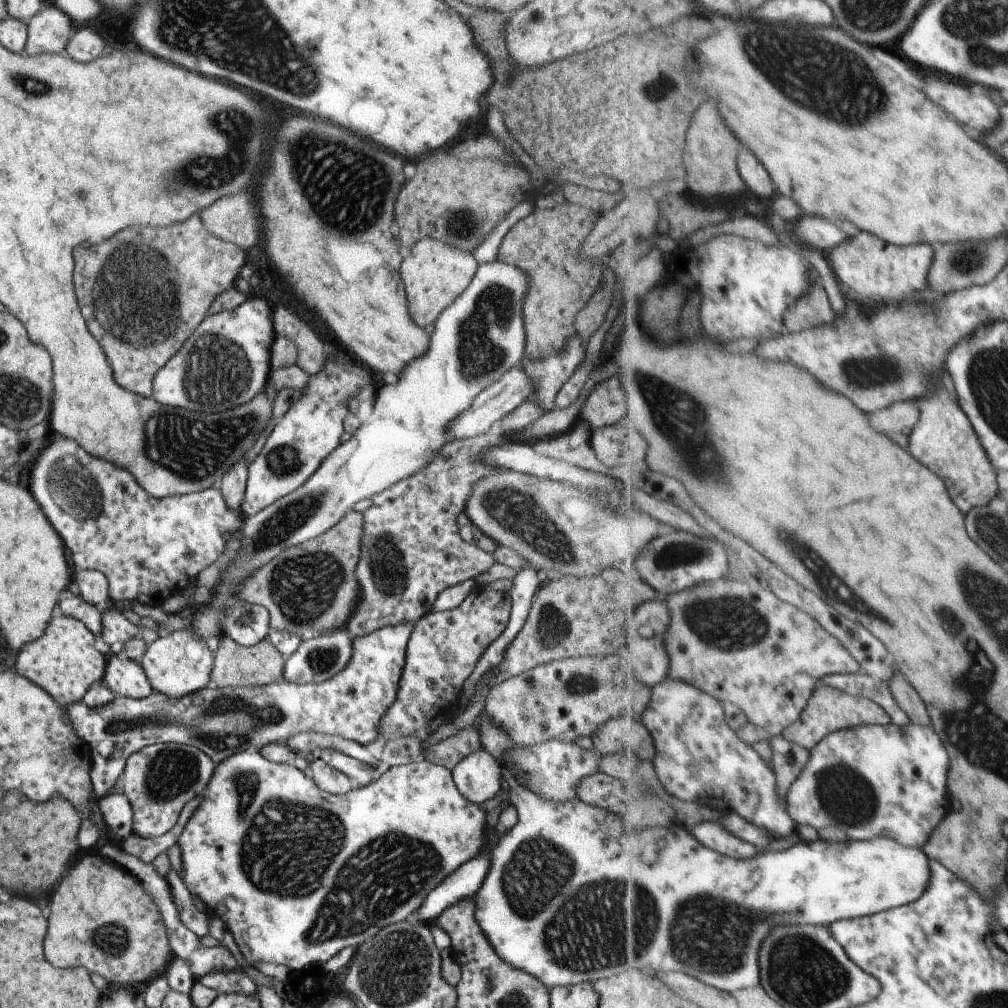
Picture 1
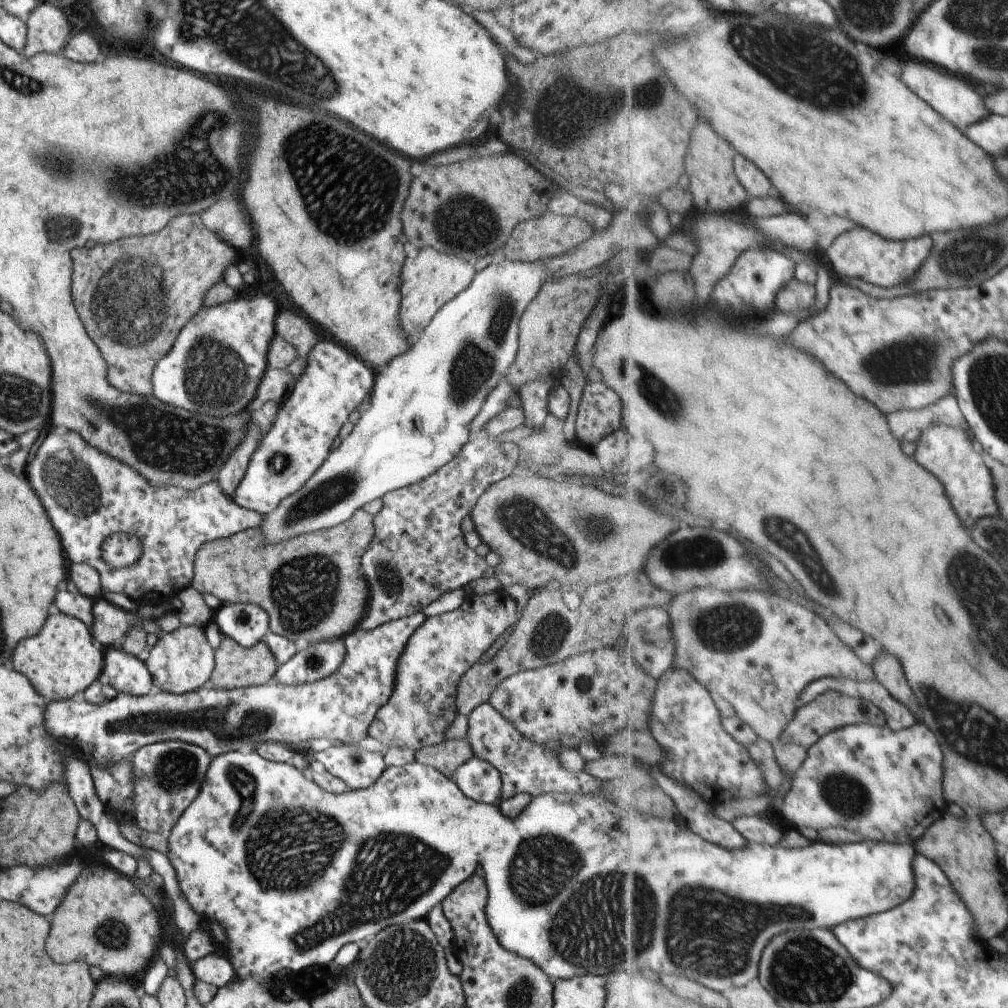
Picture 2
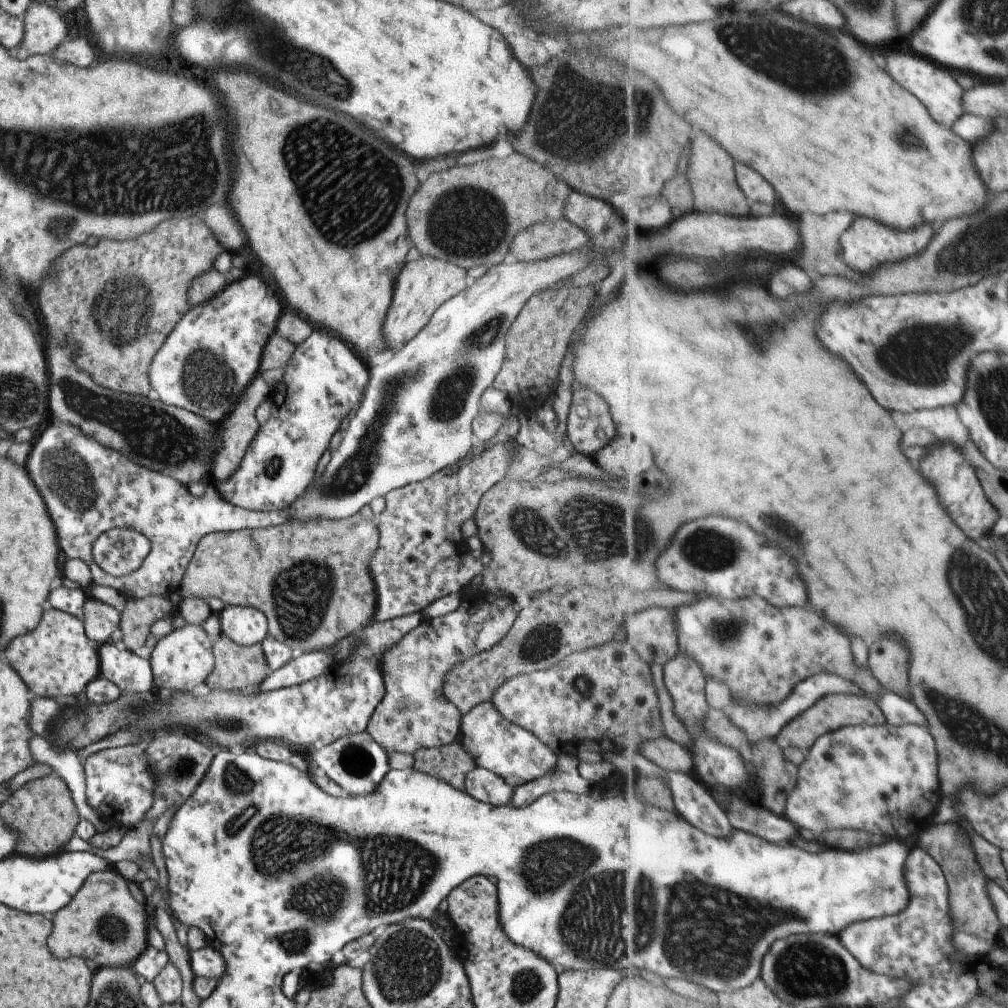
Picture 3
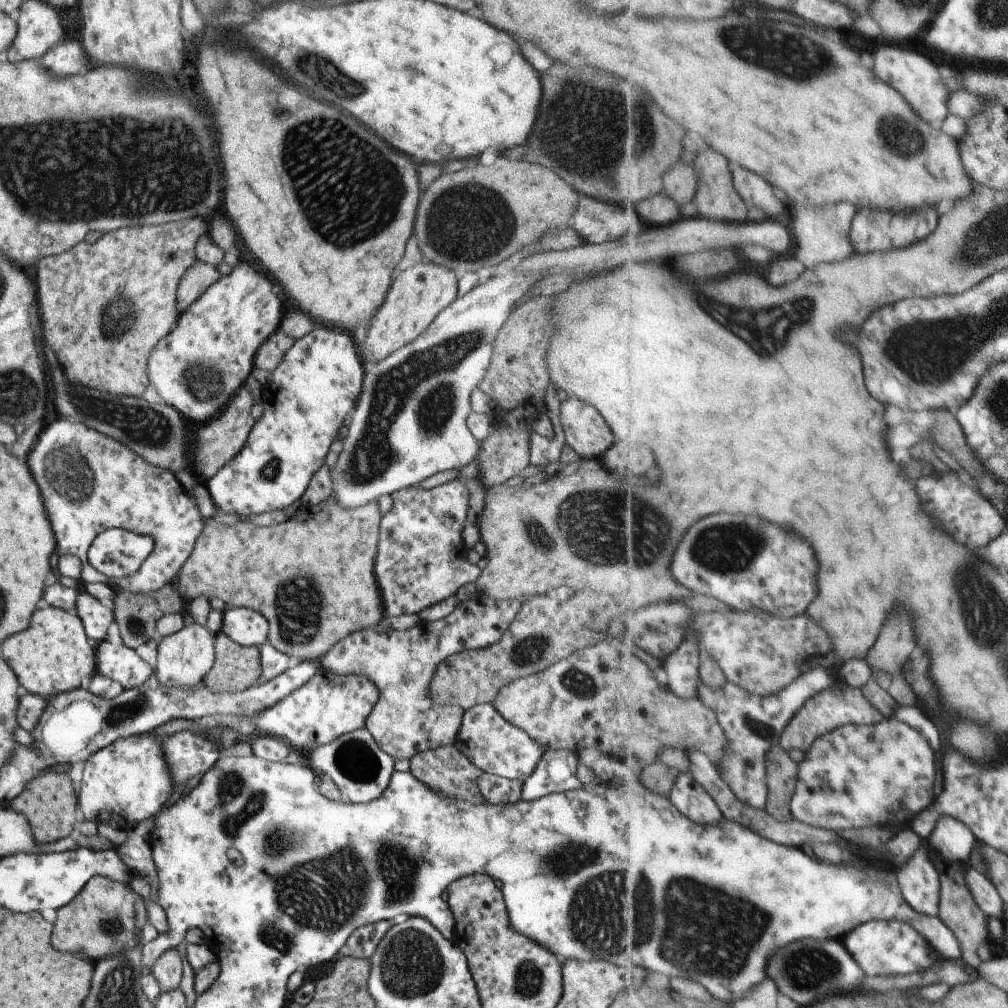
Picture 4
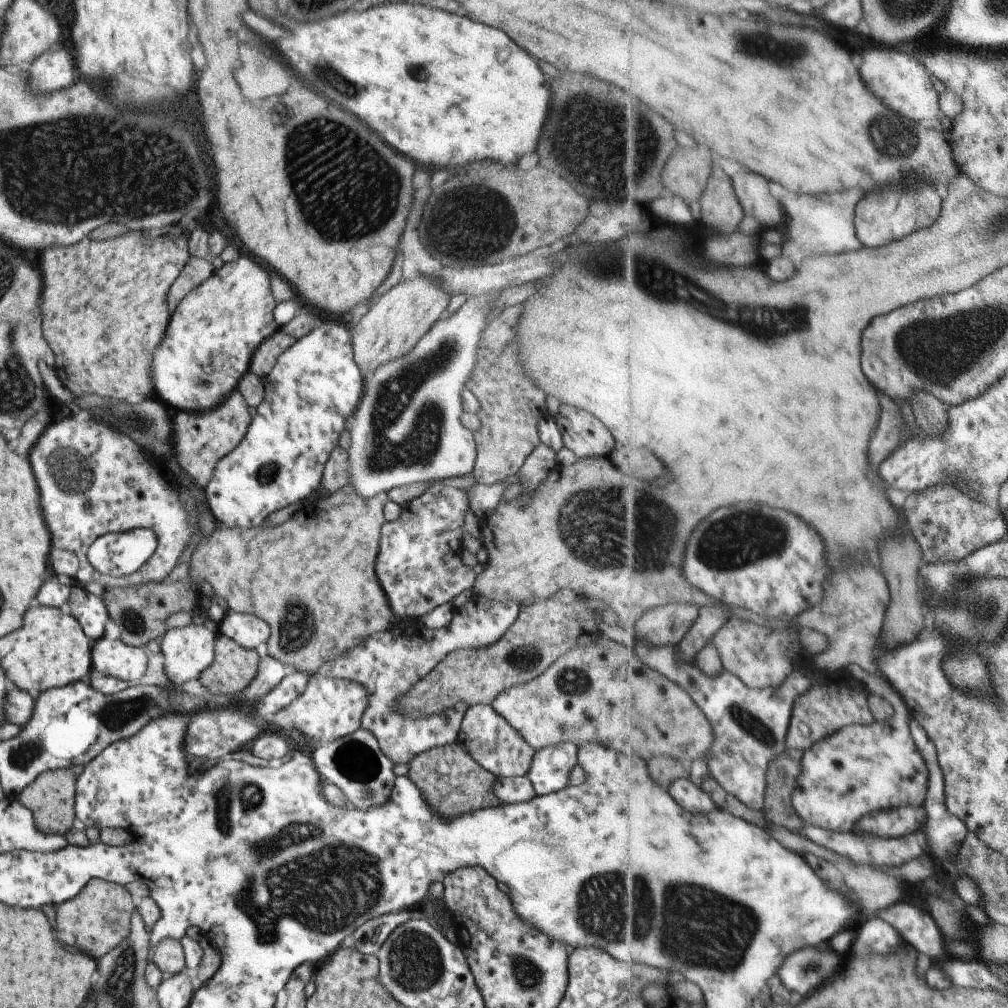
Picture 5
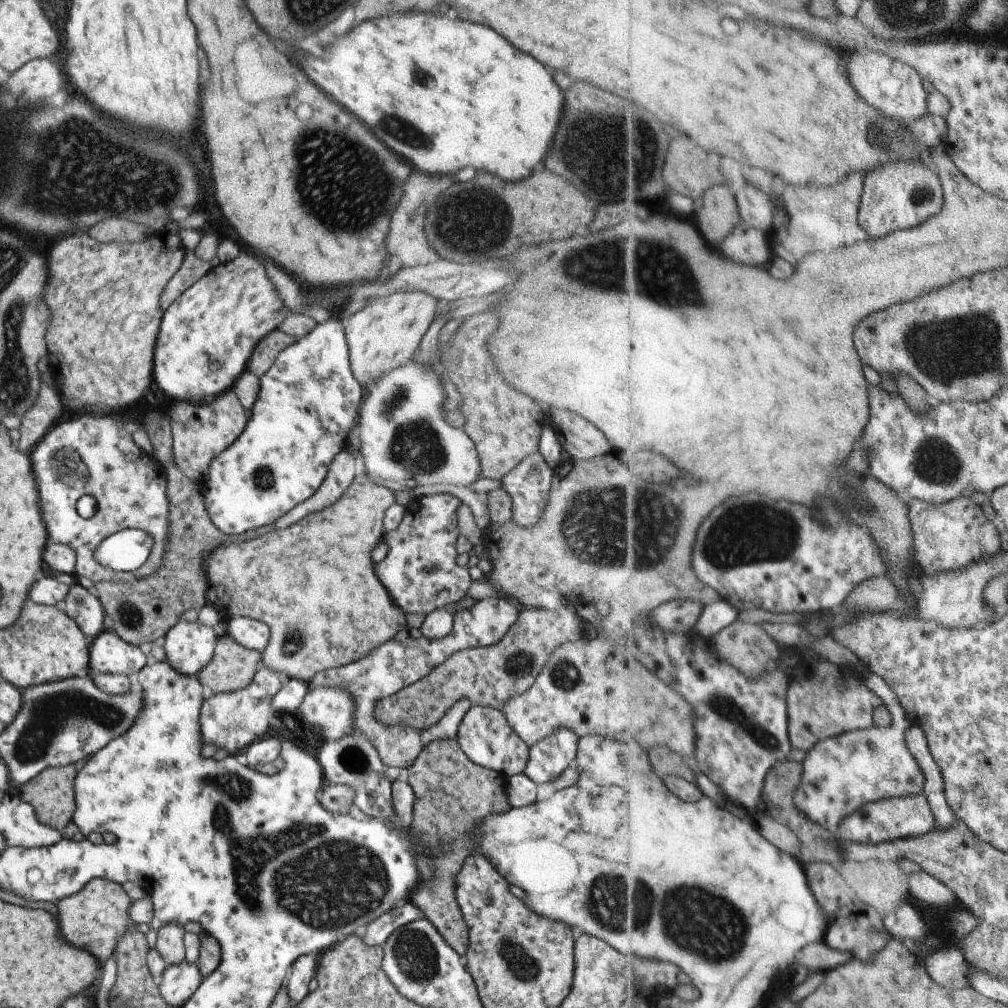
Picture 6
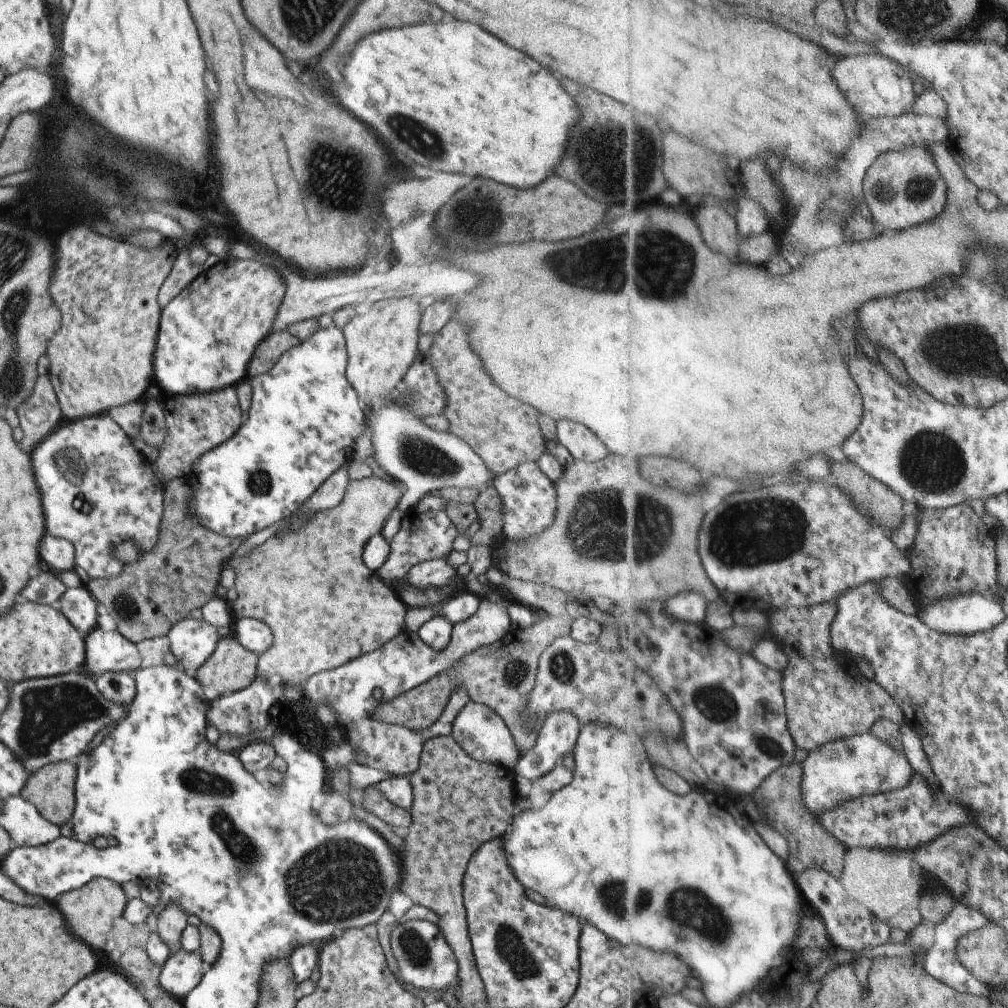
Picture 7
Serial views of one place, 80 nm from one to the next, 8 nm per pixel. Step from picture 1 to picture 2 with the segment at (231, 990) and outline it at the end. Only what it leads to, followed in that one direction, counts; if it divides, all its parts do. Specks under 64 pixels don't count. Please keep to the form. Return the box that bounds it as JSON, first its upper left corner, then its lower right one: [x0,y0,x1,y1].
[190,952,237,989]

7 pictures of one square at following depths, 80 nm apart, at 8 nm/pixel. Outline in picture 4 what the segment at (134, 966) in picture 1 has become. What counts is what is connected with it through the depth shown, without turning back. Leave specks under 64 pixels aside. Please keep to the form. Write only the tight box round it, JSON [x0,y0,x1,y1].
[51,876,135,964]

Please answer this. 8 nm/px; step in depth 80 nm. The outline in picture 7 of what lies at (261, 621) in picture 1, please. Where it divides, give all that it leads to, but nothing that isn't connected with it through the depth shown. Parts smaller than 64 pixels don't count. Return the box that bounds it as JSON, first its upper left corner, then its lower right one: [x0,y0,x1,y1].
[231,618,272,655]

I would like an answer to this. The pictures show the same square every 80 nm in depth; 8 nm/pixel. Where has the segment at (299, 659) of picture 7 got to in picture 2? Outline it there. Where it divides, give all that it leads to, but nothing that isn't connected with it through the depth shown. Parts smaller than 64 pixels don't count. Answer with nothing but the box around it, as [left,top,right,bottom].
[190,509,371,650]

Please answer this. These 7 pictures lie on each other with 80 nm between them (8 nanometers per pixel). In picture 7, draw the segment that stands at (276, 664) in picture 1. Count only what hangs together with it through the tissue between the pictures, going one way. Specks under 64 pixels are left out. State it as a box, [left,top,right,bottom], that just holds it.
[191,635,257,695]

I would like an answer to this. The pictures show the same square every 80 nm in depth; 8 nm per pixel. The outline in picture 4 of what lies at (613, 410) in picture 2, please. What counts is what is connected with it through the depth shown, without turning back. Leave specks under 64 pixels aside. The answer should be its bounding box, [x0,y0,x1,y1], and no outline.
[559,397,615,459]

